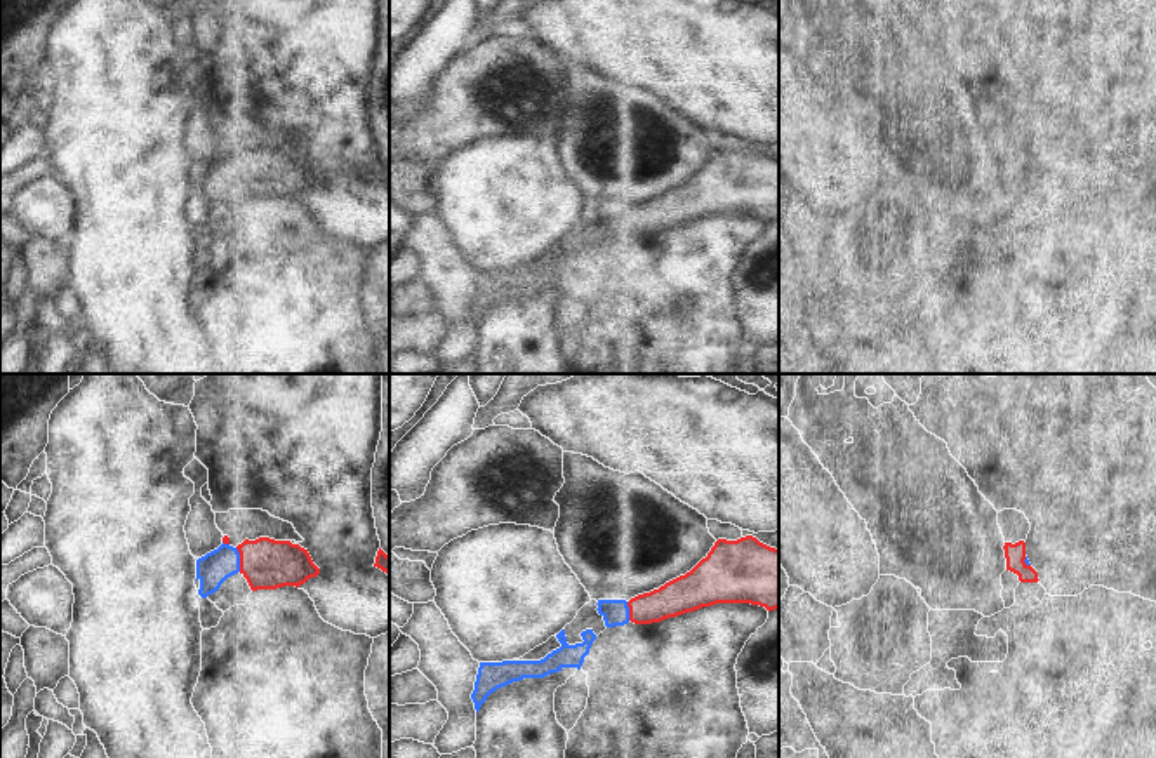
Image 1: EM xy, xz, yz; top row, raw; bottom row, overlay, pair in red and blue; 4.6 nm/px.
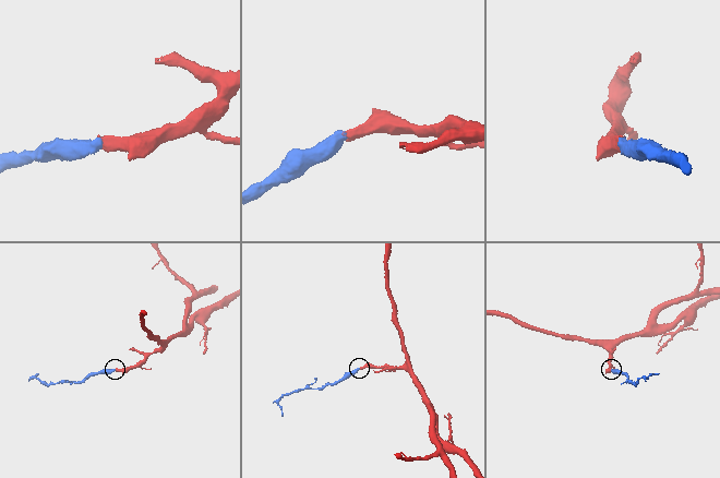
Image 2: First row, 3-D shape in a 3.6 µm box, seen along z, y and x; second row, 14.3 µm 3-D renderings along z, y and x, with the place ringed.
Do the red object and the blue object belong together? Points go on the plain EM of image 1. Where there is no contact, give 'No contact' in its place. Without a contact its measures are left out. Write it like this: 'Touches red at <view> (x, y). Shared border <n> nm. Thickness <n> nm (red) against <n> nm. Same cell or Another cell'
Touches red at xy (240, 171). Shared border 110 nm. Thickness 240 nm (red) against 150 nm. Same cell.

